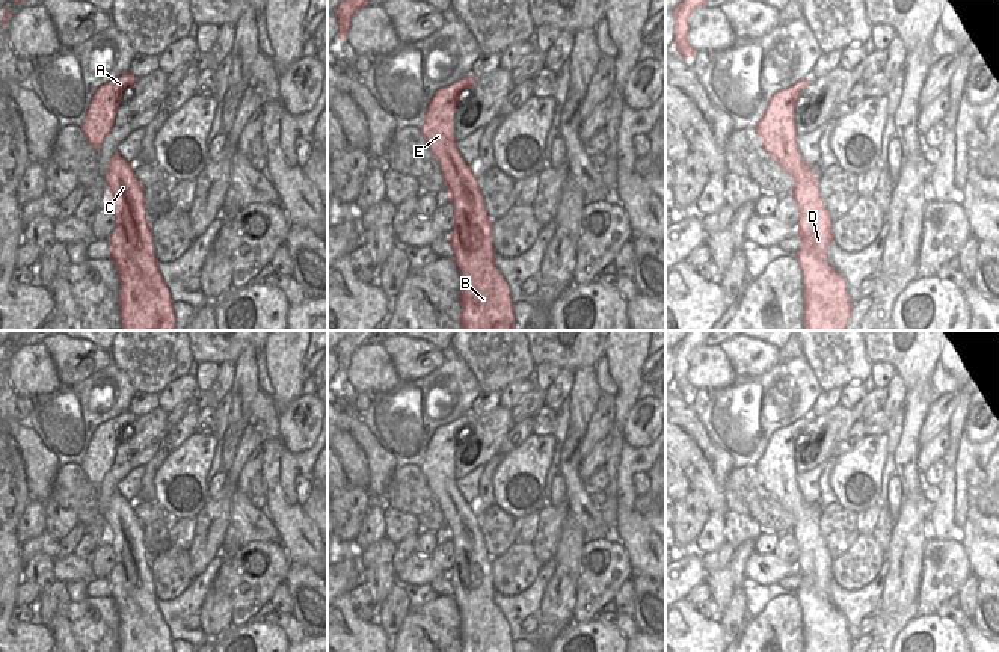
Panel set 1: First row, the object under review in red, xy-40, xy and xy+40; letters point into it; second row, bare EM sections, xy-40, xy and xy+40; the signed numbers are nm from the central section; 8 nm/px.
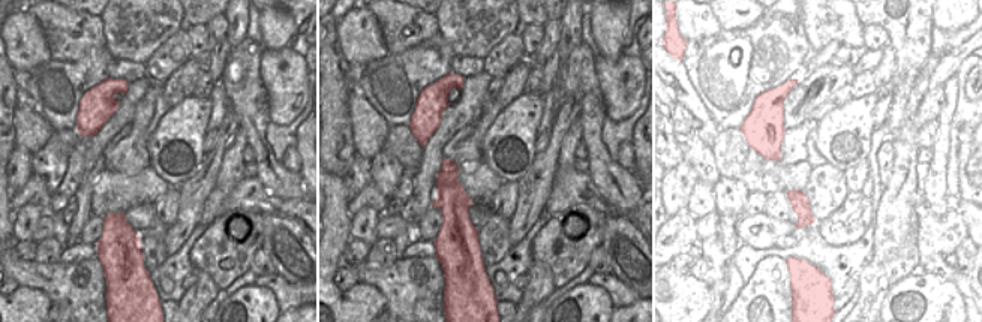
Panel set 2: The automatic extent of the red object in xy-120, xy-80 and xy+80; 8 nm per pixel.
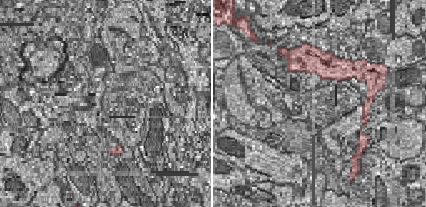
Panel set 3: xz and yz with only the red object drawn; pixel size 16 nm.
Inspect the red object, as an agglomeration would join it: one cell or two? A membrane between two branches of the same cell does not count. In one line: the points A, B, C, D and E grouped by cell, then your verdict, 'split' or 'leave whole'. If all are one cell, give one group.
groups A B C D E; leave whole

